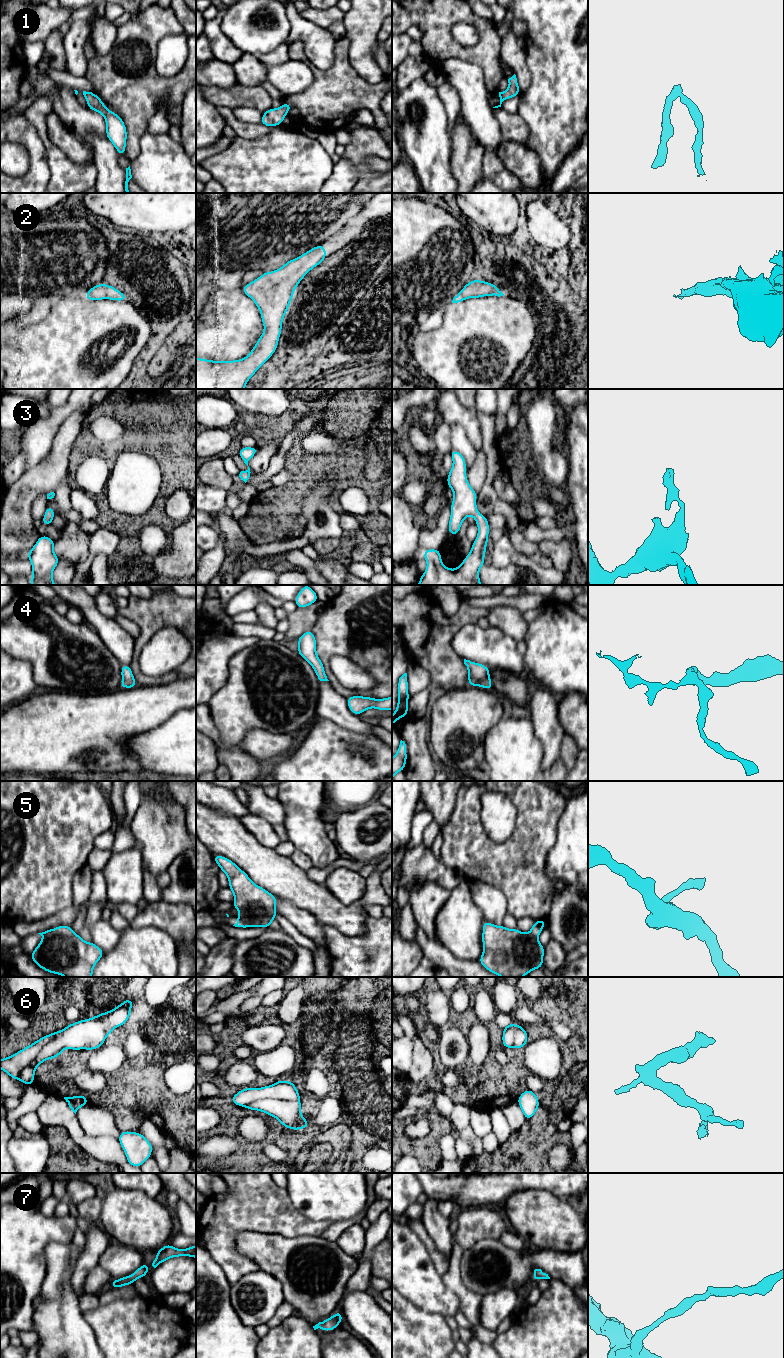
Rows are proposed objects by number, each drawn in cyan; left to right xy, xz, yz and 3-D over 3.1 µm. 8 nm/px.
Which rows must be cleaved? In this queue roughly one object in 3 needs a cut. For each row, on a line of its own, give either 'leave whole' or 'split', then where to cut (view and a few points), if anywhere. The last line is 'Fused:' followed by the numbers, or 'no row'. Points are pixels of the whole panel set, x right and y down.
1: leave whole; no cut
2: leave whole; no cut
3: leave whole; no cut
4: leave whole; no cut
5: split; cut in xz along (239, 916), (251, 926)
6: leave whole; no cut
7: leave whole; no cut
Fused: 5

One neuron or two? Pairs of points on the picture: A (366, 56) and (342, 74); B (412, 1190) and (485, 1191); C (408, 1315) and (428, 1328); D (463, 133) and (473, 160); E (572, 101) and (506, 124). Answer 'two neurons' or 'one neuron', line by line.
A: two neurons
B: two neurons
C: one neuron
D: one neuron
E: two neurons

